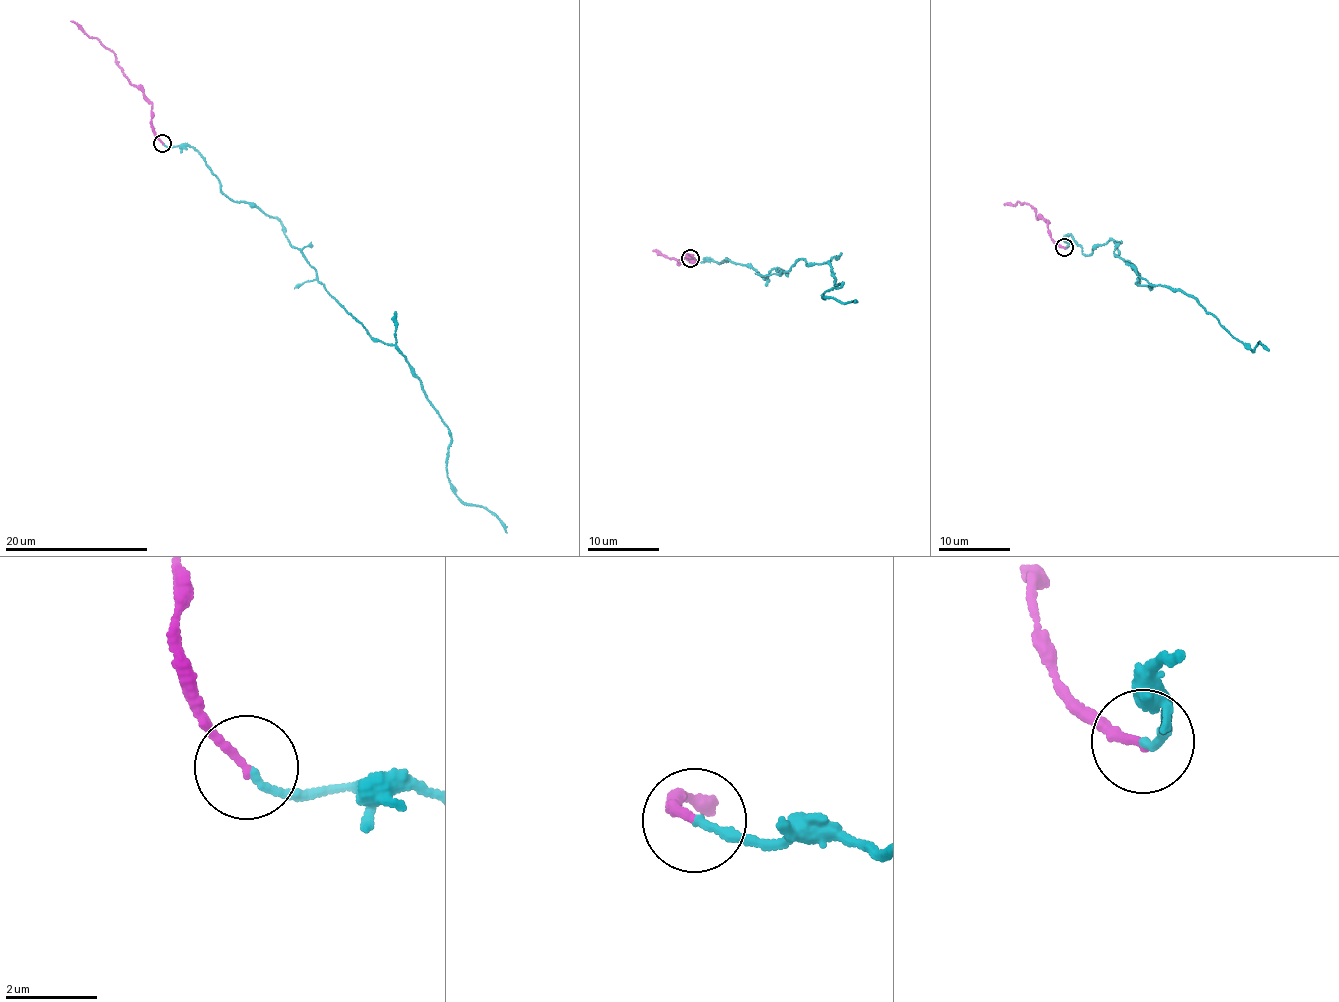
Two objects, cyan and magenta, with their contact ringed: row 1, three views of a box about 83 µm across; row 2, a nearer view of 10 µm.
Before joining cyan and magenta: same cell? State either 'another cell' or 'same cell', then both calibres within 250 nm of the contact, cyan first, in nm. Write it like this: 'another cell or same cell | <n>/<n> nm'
same cell | 150/170 nm

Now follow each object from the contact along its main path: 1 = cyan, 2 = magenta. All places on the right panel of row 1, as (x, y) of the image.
1: (1064, 248), (1067, 234), (1088, 255), (1113, 241), (1135, 283), (1179, 288), (1246, 348), (1268, 350)
2: (1064, 248), (1052, 239), (1048, 221), (1038, 218), (1035, 208), (1026, 204), (1005, 205)

